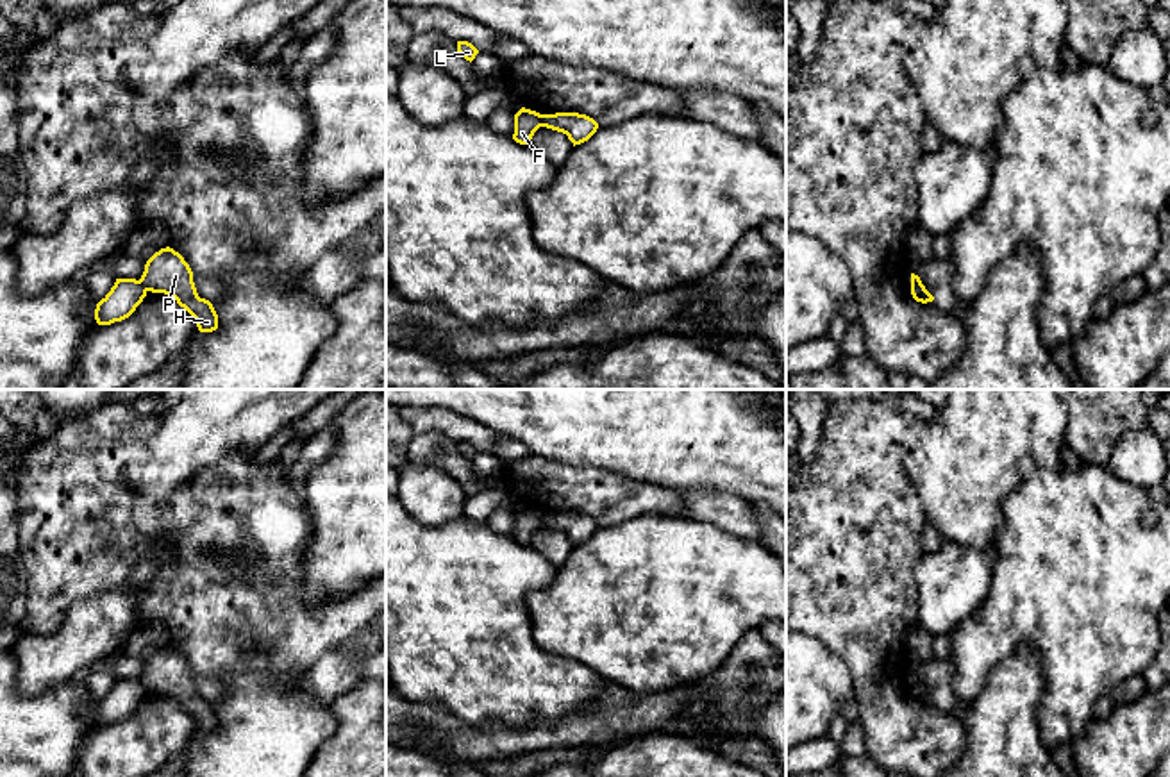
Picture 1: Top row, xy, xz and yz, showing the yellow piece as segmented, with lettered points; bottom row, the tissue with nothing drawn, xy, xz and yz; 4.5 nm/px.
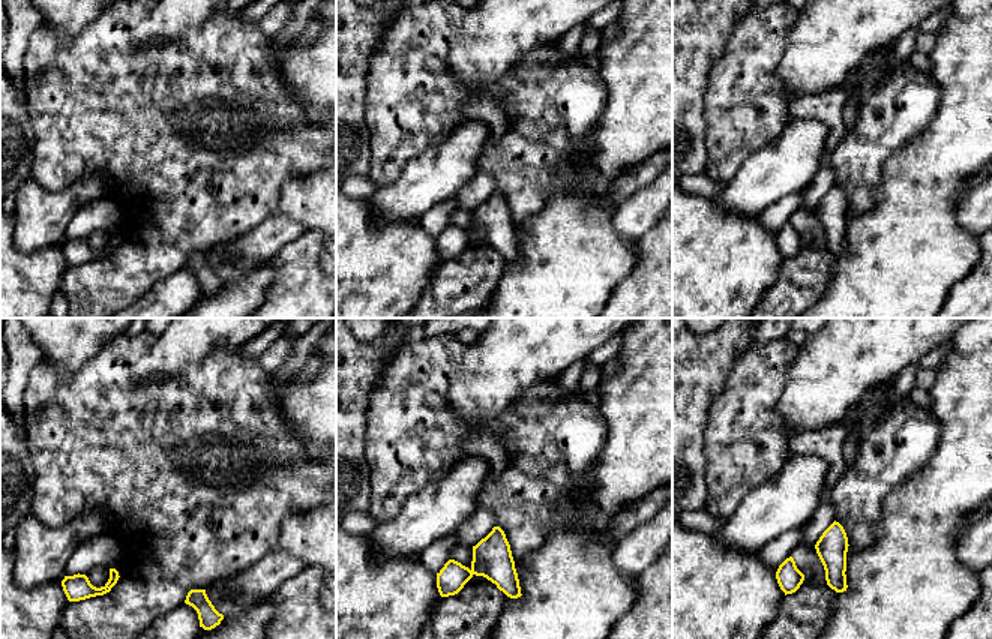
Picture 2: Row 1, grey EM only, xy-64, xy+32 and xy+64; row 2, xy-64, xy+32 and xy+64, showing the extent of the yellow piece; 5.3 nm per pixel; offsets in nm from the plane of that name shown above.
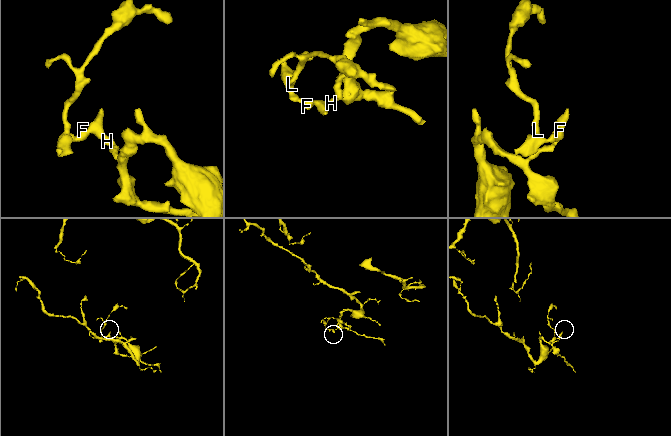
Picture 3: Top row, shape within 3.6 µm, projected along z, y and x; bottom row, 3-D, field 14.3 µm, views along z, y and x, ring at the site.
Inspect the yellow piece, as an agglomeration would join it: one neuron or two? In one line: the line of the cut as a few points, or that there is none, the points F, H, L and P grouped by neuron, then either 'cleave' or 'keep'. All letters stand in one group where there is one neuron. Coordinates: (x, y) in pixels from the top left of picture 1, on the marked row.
xz (542, 115), (545, 125) | F L / H P | cleave

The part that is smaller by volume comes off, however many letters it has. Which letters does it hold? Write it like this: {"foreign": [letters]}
{"foreign": ["F", "L"]}

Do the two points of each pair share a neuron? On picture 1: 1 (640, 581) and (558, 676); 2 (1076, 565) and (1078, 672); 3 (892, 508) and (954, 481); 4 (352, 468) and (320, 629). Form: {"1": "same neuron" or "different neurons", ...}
{"1": "different neurons", "2": "same neuron", "3": "different neurons", "4": "different neurons"}

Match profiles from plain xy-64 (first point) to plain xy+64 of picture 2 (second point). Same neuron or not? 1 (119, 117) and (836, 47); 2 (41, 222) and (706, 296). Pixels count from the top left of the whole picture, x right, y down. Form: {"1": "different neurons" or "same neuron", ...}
{"1": "different neurons", "2": "different neurons"}

